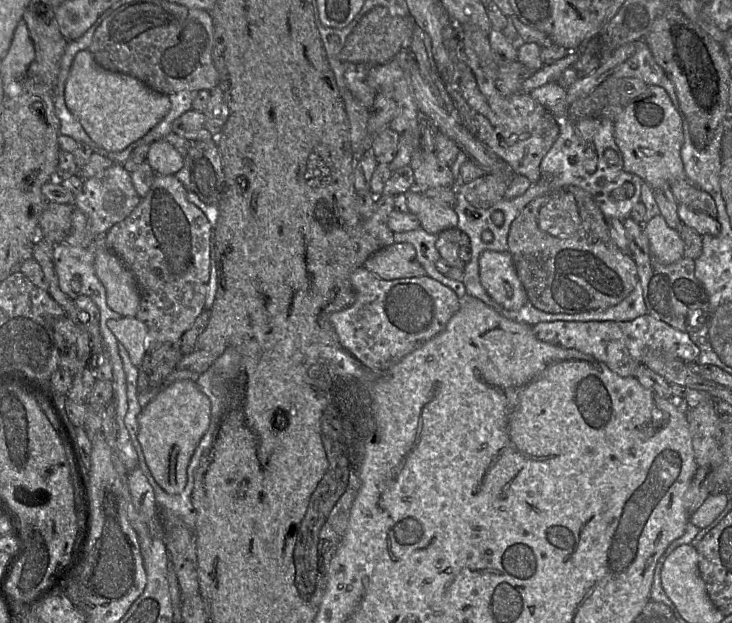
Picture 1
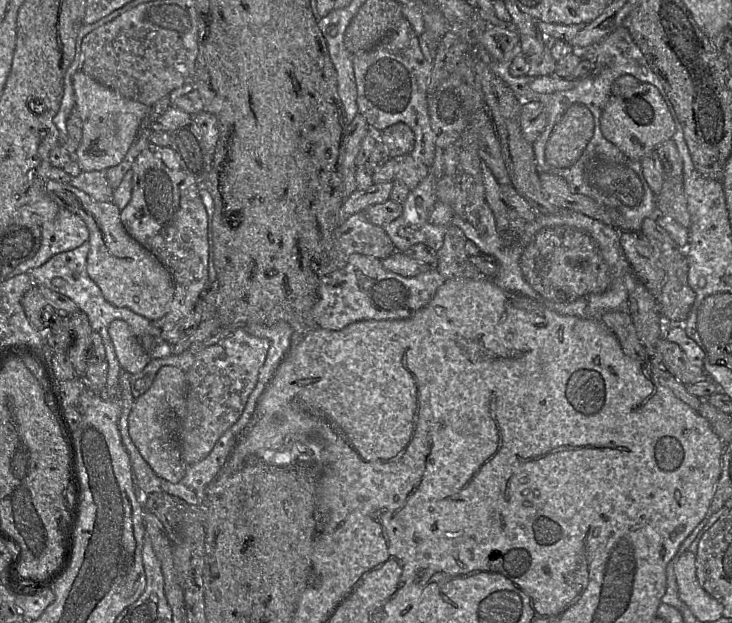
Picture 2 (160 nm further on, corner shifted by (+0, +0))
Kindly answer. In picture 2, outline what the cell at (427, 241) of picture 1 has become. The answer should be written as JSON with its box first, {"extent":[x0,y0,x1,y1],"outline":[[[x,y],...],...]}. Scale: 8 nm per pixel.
{"extent":[381,171,448,252],"outline":[[[430,171],[415,189],[409,191],[405,202],[402,204],[402,214],[394,221],[381,226],[390,237],[396,251],[404,252],[418,243],[425,244],[436,252],[440,250],[443,246],[444,236],[448,226],[433,225],[429,223],[429,215],[436,202],[436,178]]]}

